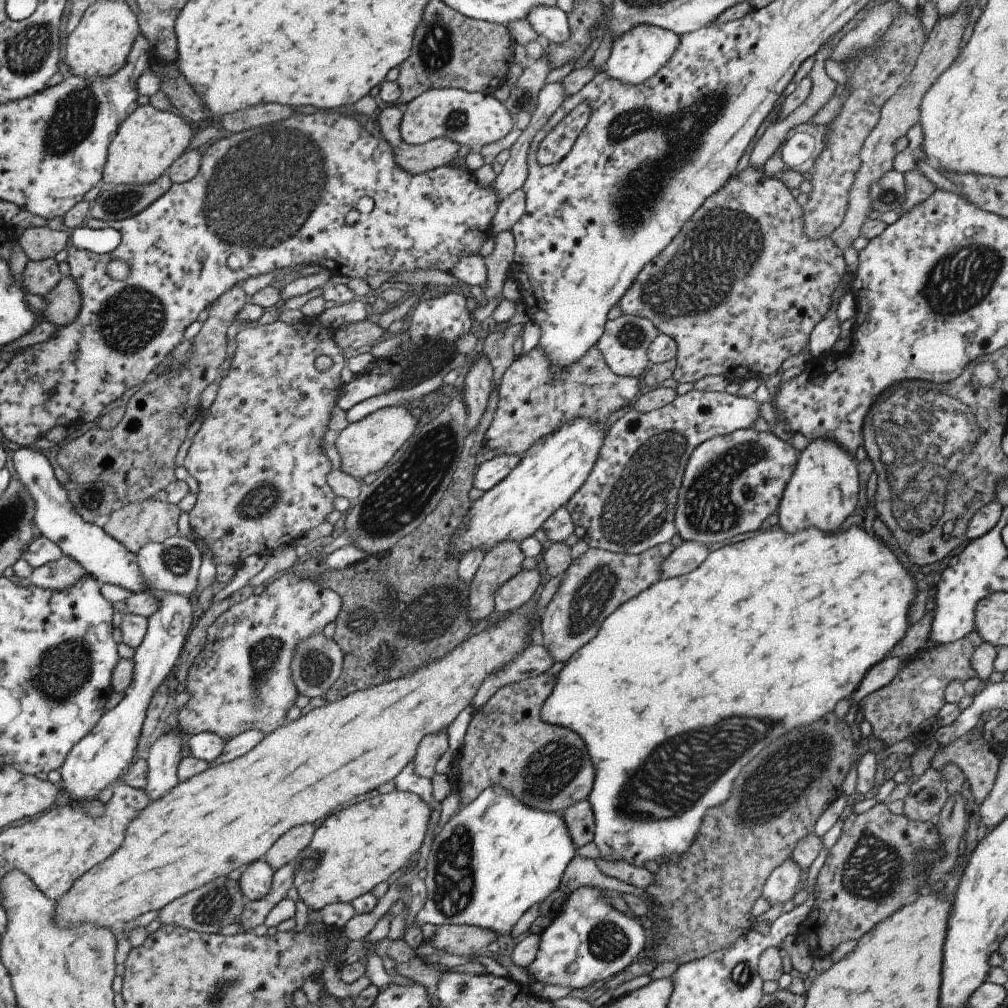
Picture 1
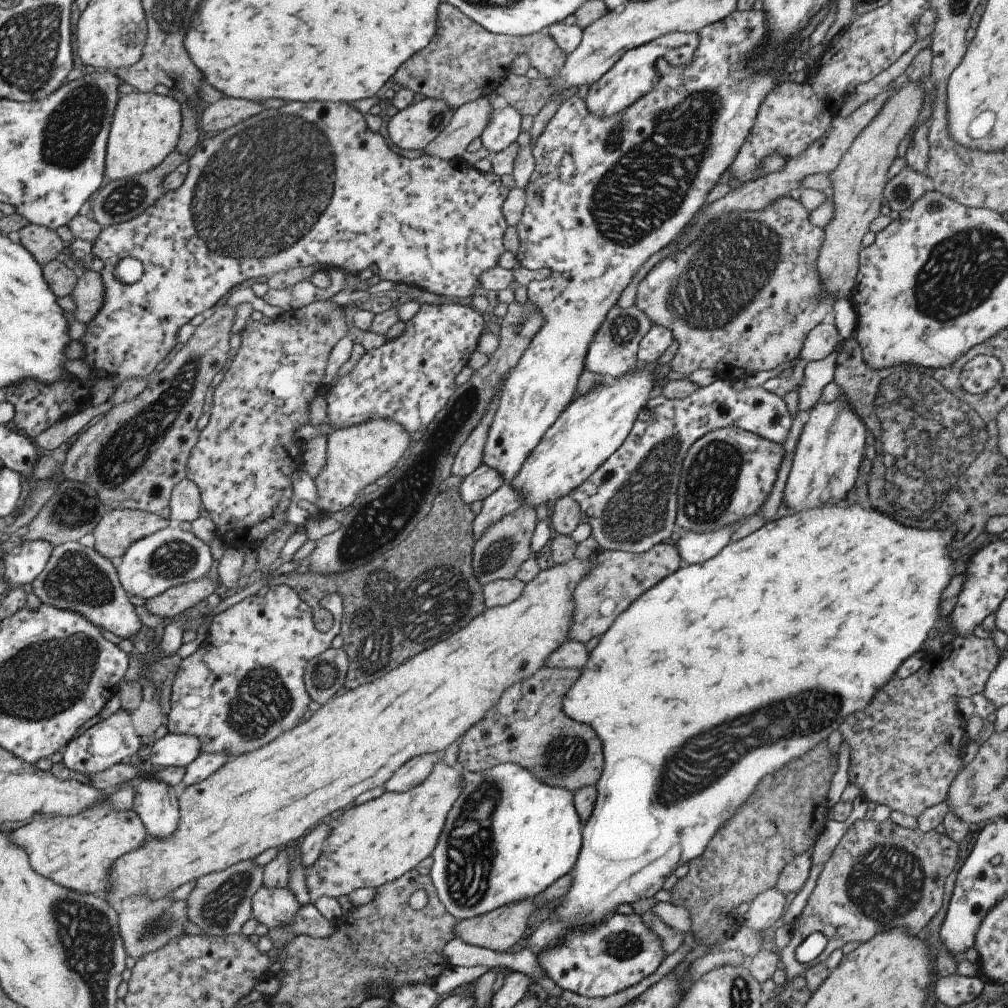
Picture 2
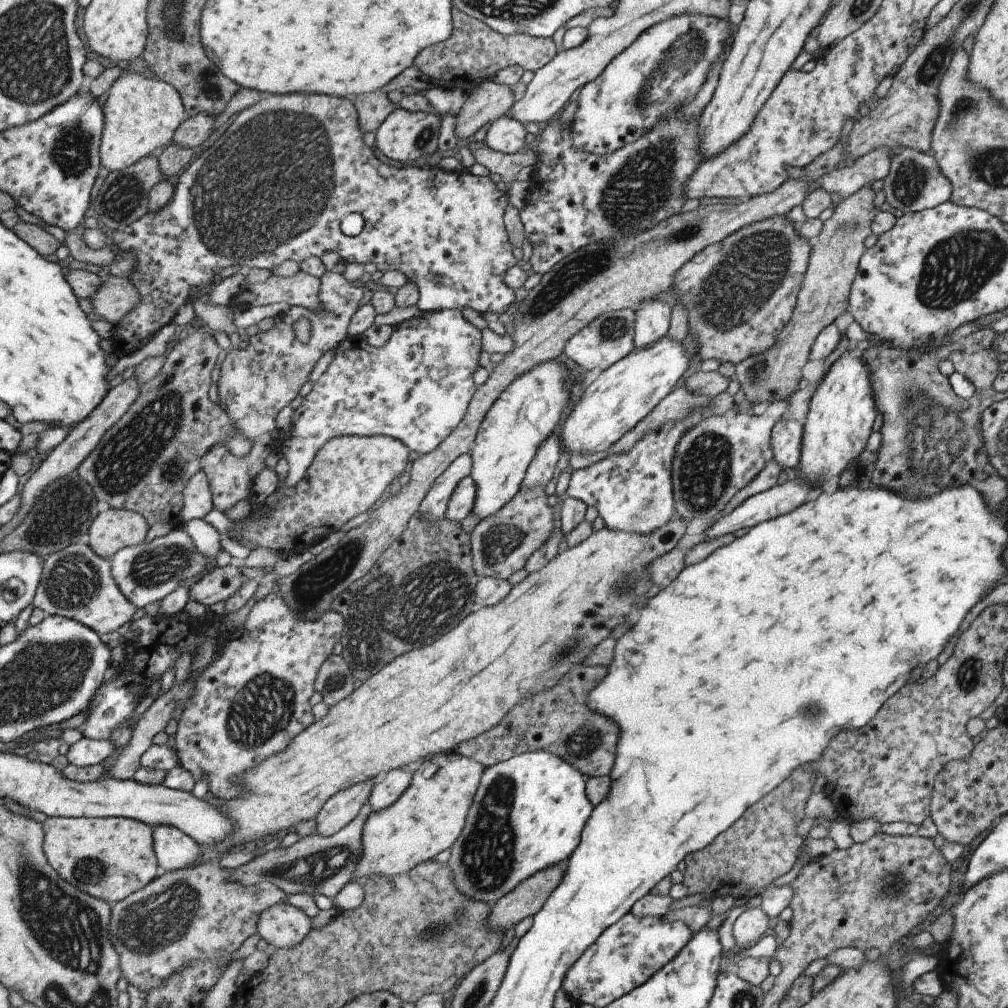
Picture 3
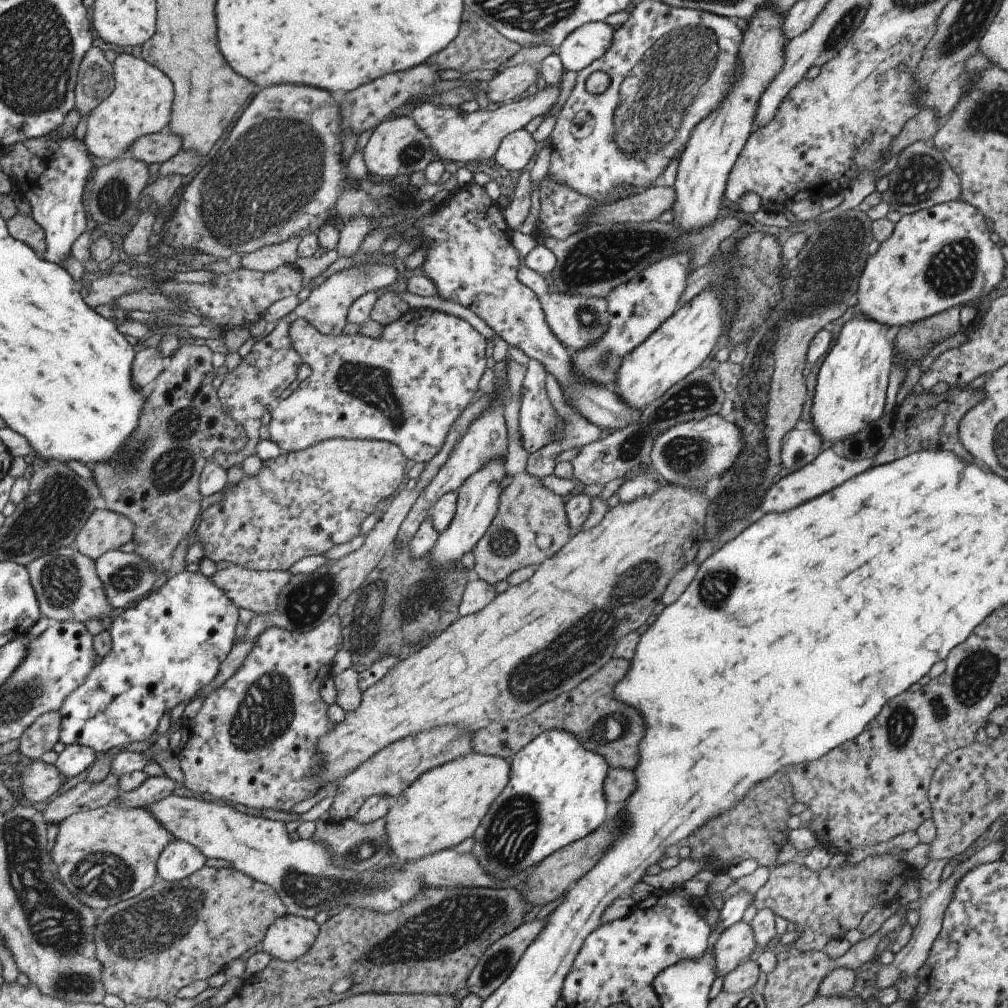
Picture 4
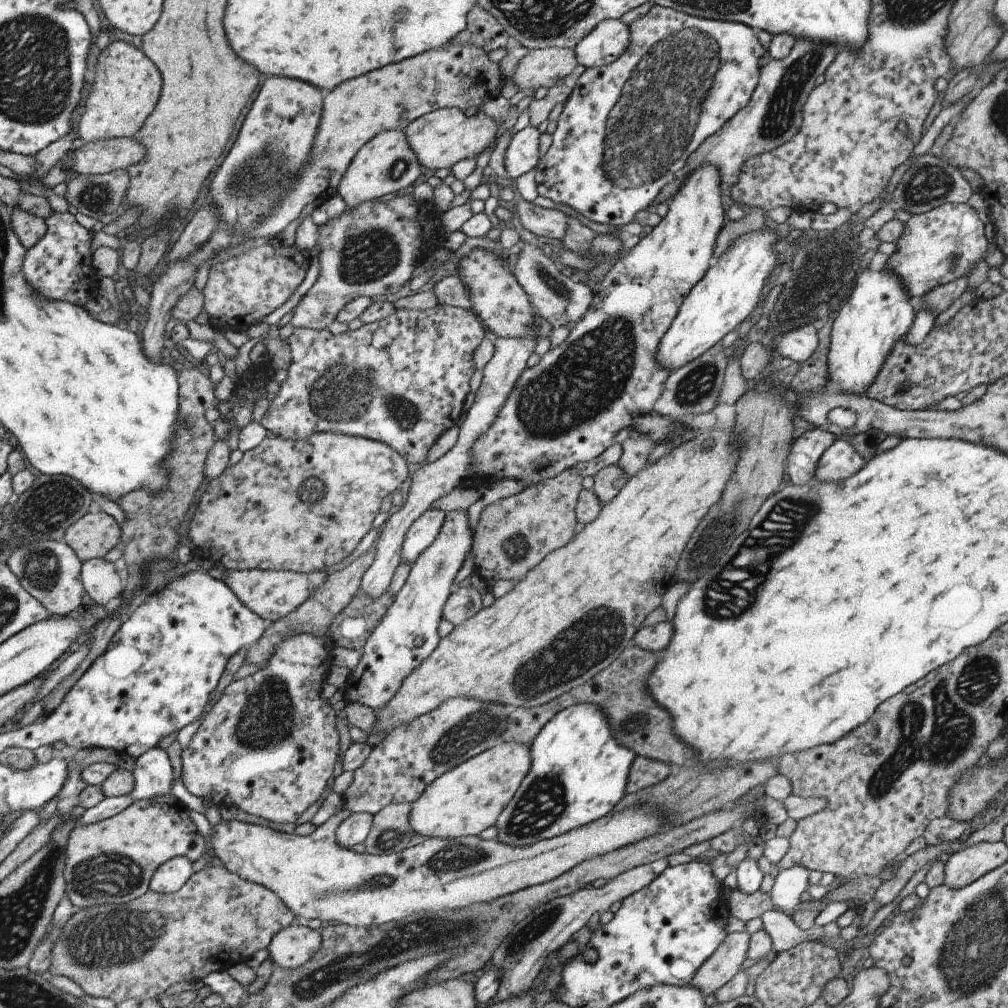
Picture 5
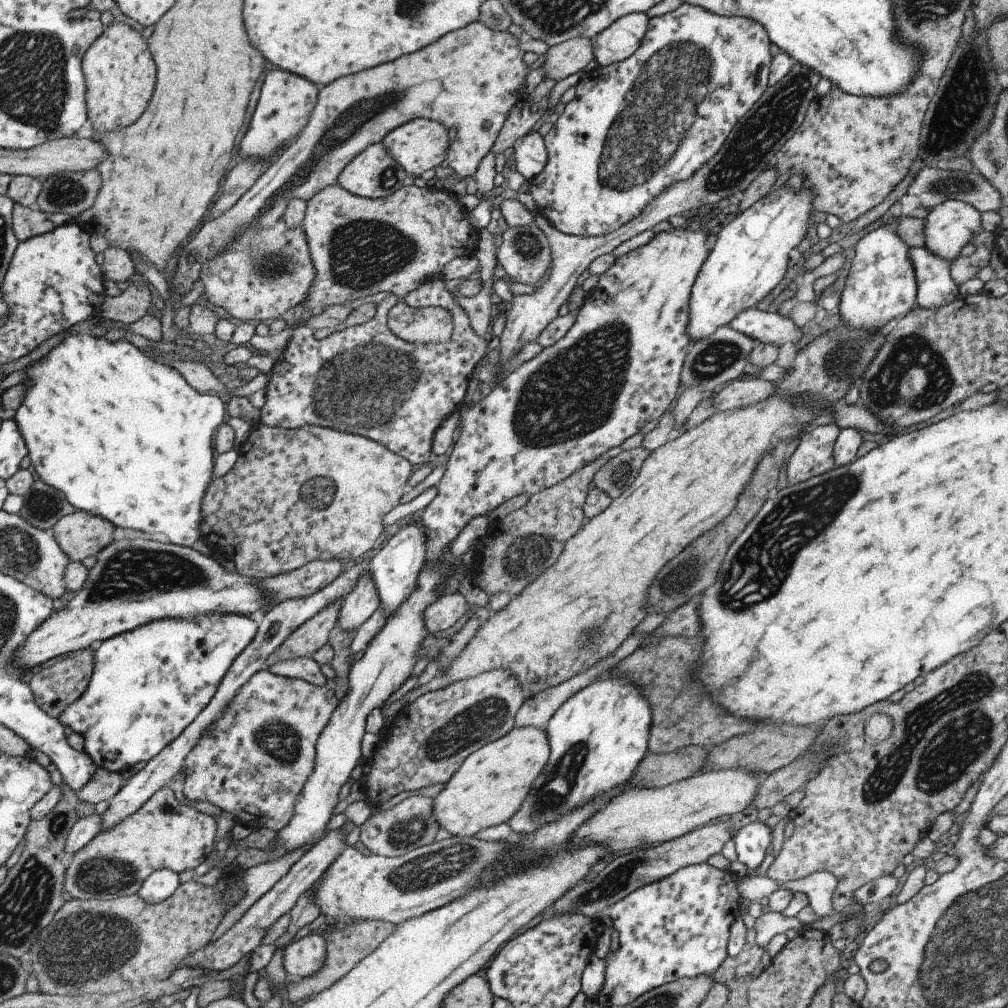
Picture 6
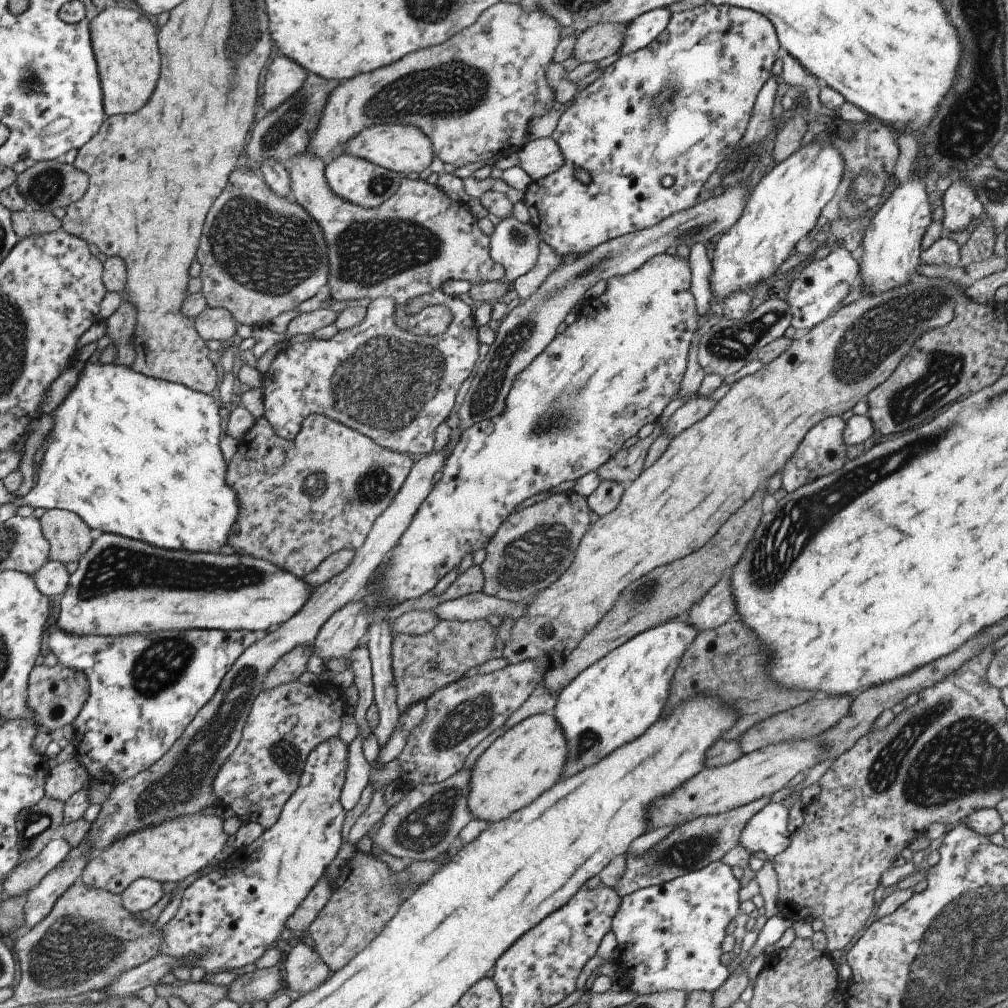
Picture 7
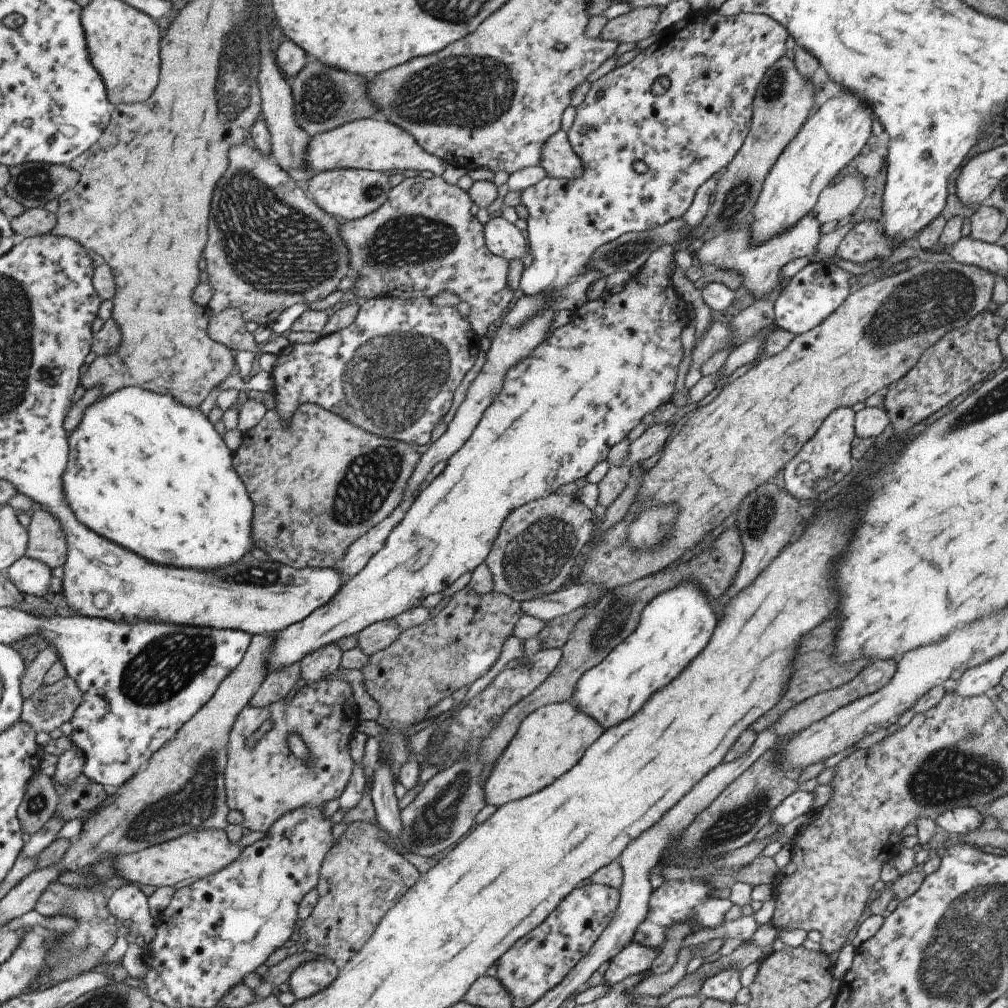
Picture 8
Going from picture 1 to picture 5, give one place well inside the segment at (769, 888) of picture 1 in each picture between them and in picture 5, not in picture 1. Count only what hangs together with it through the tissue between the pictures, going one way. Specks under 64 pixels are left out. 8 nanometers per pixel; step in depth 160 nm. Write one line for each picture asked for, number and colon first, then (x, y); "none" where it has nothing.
2: (764, 909)
3: (752, 923)
4: (735, 944)
5: (729, 957)

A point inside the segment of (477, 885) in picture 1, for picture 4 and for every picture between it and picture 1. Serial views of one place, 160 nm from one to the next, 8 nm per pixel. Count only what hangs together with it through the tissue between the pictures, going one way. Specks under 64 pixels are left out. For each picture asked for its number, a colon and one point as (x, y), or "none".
2: (507, 837)
3: (527, 812)
4: (554, 796)

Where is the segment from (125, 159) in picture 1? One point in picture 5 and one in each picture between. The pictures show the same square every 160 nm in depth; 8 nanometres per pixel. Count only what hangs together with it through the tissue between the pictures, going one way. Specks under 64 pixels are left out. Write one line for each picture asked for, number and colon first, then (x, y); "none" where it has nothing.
2: (144, 129)
3: (140, 114)
4: (139, 104)
5: (125, 86)

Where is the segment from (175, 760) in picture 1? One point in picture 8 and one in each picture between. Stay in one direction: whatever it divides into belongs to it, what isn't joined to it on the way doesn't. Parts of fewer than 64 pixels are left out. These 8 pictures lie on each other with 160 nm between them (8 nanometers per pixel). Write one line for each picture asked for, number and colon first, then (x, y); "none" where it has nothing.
2: (155, 803)
3: (174, 850)
4: (178, 859)
5: (168, 877)
6: (160, 884)
7: (142, 893)
8: (128, 904)

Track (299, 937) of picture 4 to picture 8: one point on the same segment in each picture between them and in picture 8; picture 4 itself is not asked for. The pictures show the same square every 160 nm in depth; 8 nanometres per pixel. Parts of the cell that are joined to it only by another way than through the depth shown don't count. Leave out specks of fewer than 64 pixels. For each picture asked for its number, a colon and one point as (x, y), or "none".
5: (290, 947)
6: (300, 958)
7: (304, 970)
8: (312, 976)

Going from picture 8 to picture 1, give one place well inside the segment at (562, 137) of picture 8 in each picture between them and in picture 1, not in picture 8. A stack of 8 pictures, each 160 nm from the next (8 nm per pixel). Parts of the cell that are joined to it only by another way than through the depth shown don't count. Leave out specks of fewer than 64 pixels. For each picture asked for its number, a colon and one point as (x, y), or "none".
1: (473, 119)
2: (502, 128)
3: (505, 134)
4: (515, 149)
5: (521, 153)
6: (530, 154)
7: (538, 158)

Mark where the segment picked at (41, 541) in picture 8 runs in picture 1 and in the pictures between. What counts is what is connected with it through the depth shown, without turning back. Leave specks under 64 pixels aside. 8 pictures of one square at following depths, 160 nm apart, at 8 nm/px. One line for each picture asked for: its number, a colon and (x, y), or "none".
1: (135, 524)
2: (118, 528)
3: (112, 529)
4: (105, 530)
5: (91, 536)
6: (80, 535)
7: (68, 536)

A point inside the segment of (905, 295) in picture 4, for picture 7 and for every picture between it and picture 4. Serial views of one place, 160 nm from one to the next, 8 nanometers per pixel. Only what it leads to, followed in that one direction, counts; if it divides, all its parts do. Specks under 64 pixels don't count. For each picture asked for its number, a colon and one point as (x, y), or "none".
5: (943, 244)
6: (949, 226)
7: (959, 203)

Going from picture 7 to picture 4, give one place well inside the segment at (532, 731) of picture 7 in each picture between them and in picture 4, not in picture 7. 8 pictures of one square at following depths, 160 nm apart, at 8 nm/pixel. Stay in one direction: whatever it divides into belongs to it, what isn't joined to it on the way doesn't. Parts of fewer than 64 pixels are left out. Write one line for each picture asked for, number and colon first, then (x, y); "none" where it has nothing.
4: (440, 808)
5: (465, 799)
6: (488, 786)

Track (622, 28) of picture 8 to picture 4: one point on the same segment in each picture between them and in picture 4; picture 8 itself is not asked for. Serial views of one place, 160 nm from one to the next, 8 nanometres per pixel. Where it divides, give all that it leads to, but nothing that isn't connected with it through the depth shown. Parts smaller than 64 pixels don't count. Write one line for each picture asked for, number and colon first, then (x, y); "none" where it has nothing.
4: (504, 87)
5: (541, 67)
6: (570, 56)
7: (601, 40)

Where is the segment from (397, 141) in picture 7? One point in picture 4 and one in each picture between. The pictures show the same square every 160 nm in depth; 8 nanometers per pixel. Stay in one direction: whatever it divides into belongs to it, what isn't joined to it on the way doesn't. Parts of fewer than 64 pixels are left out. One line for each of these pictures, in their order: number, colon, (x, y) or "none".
4: (455, 136)
5: (440, 138)
6: (420, 144)

